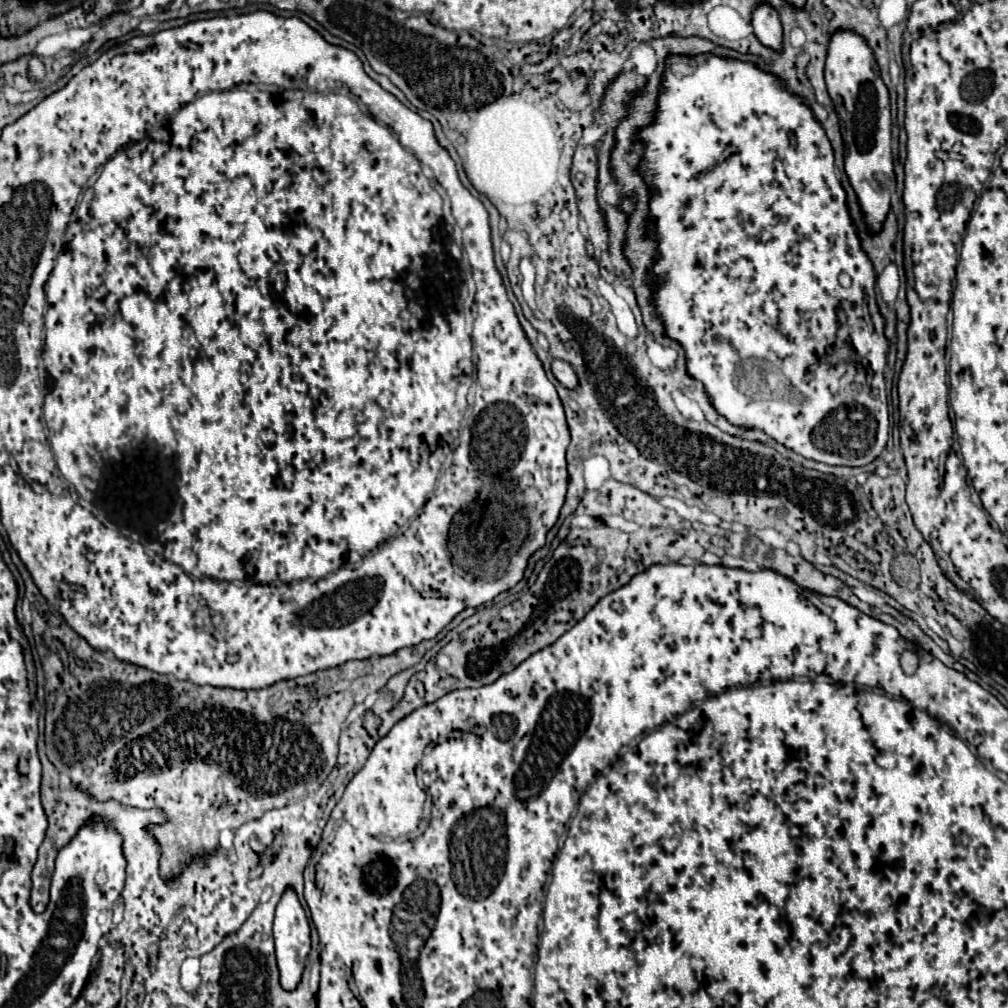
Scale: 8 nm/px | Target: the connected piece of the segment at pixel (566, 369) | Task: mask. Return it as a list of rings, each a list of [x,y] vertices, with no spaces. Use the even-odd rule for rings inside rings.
[[[555,358],[555,360],[551,362],[551,372],[553,372],[553,376],[555,376],[565,388],[575,388],[575,386],[577,386],[577,376],[575,376],[573,368],[571,368],[567,362]]]

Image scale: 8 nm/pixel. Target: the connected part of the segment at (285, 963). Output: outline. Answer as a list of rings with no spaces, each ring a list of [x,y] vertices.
[[[287,888],[277,904],[275,922],[273,922],[273,936],[275,936],[275,950],[277,950],[277,966],[281,972],[281,986],[285,990],[293,990],[299,984],[299,978],[301,978],[301,972],[305,966],[305,958],[311,948],[309,920],[307,920],[307,914],[305,914],[299,898],[297,898],[297,892],[293,888]]]

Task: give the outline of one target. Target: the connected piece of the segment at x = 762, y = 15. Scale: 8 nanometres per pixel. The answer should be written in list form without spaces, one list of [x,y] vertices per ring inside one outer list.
[[[763,2],[753,10],[753,32],[755,36],[769,48],[779,50],[781,48],[781,40],[783,40],[783,30],[781,30],[781,20],[777,10],[769,4]]]

